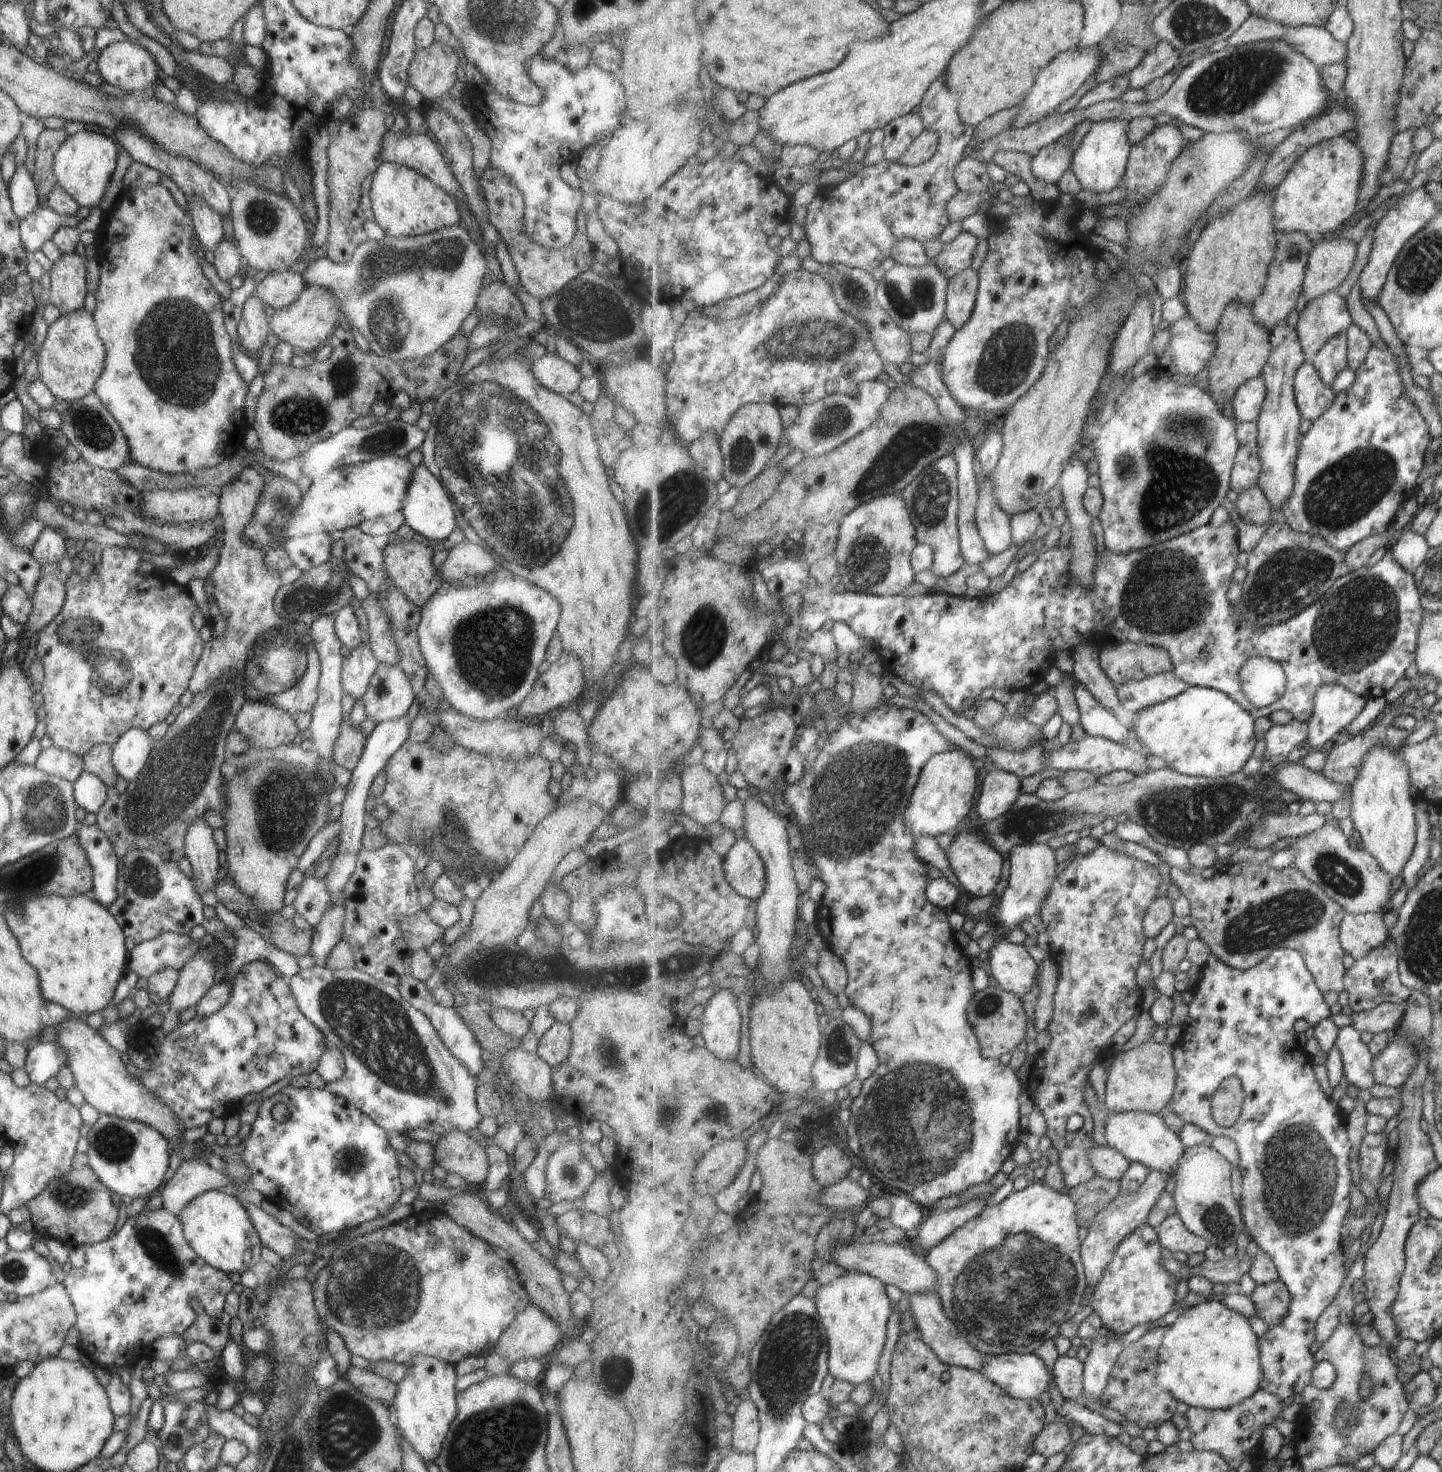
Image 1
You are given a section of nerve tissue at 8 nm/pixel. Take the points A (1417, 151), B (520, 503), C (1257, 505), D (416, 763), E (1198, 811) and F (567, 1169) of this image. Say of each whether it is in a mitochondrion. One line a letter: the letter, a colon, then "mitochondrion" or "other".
A: other
B: mitochondrion
C: other
D: other
E: mitochondrion
F: mitochondrion

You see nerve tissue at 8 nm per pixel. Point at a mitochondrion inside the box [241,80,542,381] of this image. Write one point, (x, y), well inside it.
(380, 275)

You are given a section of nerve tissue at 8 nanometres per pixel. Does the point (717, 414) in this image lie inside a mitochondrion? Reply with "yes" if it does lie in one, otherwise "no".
no

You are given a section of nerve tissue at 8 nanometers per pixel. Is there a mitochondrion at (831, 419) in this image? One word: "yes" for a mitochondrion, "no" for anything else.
yes

